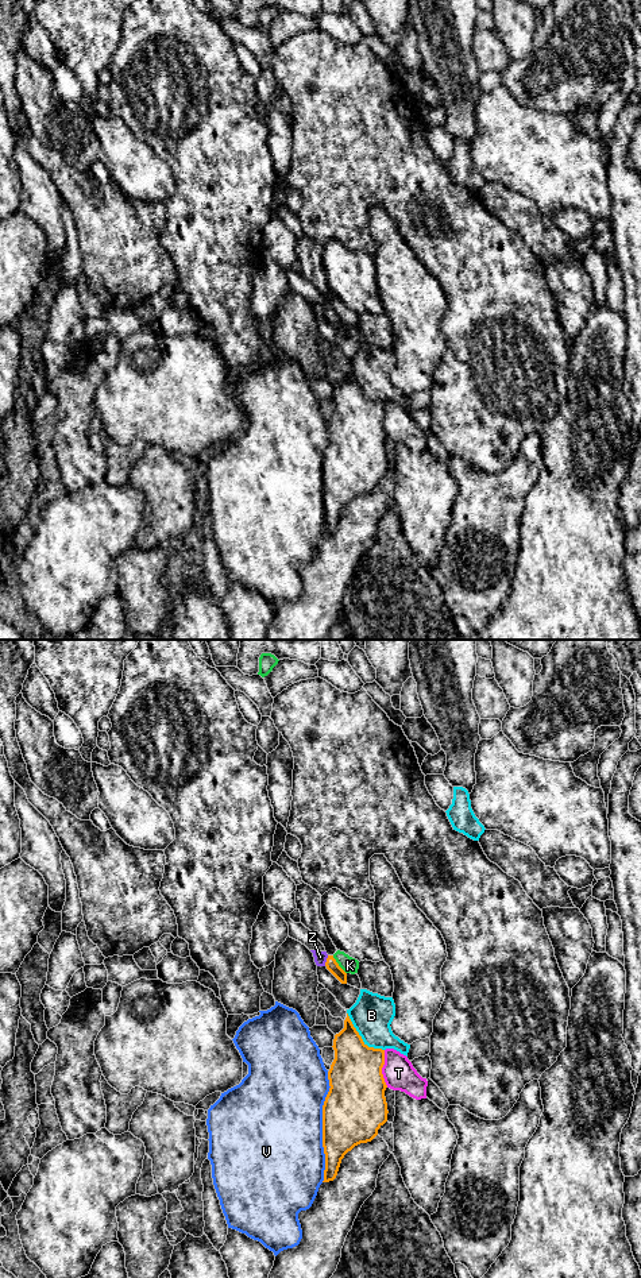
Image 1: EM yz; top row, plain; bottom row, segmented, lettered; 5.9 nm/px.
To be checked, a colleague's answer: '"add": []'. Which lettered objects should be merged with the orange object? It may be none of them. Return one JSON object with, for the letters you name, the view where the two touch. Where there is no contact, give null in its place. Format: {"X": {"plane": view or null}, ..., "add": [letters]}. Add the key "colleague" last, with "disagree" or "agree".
{"add": [], "colleague": "agree"}

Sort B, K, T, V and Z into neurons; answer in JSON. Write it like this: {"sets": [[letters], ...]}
{"sets": [["B"], ["K"], ["T"], ["V"], ["Z"]]}

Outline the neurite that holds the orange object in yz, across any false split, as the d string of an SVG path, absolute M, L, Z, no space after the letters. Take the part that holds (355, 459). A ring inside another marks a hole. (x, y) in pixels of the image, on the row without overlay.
M348 366L344 381L333 391L335 412L328 424L329 444L323 457L323 499L325 506L324 533L333 533L337 528L341 511L355 498L371 494L378 482L387 474L387 440L382 420L385 402L368 399Z

